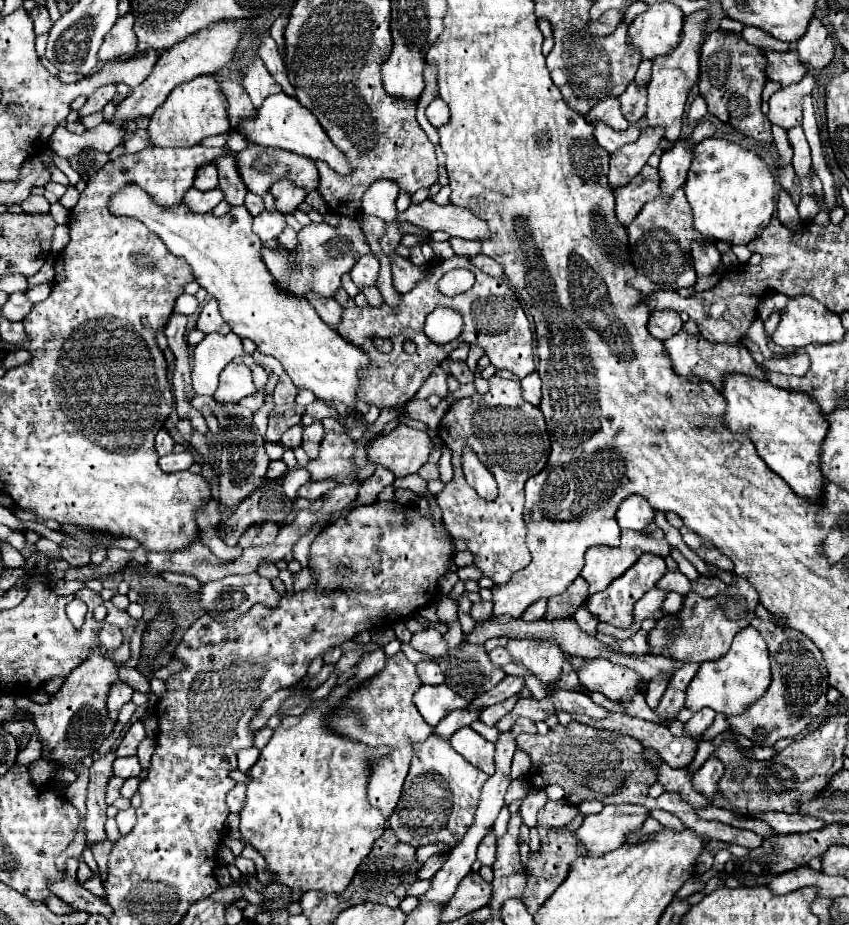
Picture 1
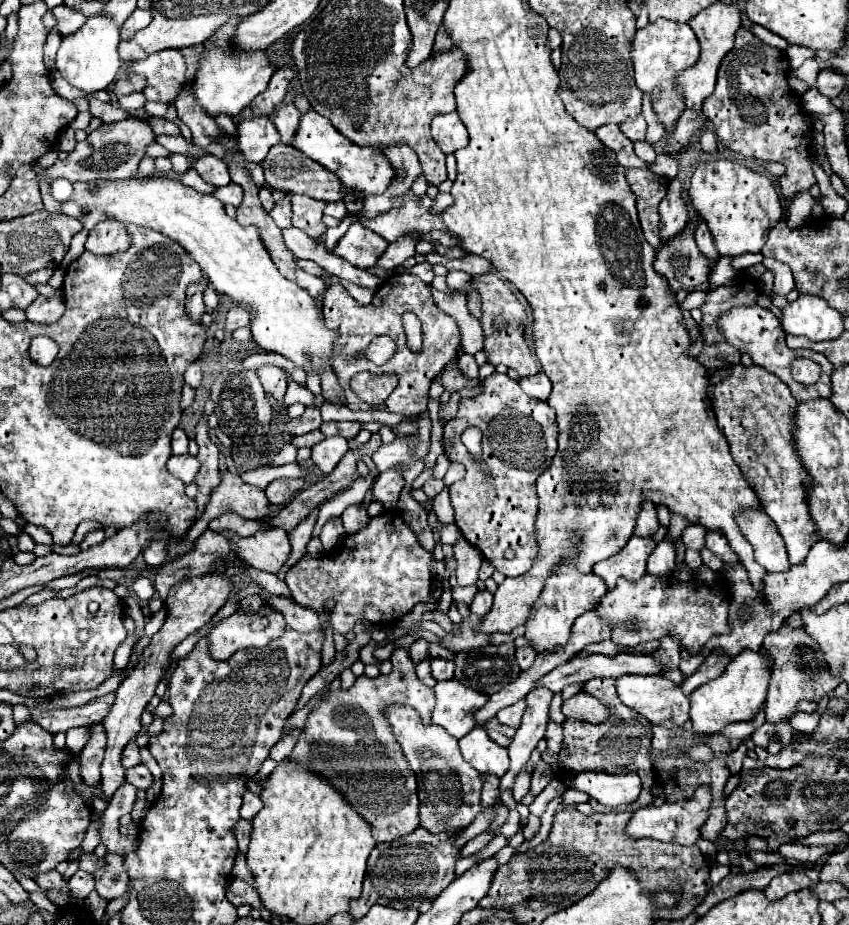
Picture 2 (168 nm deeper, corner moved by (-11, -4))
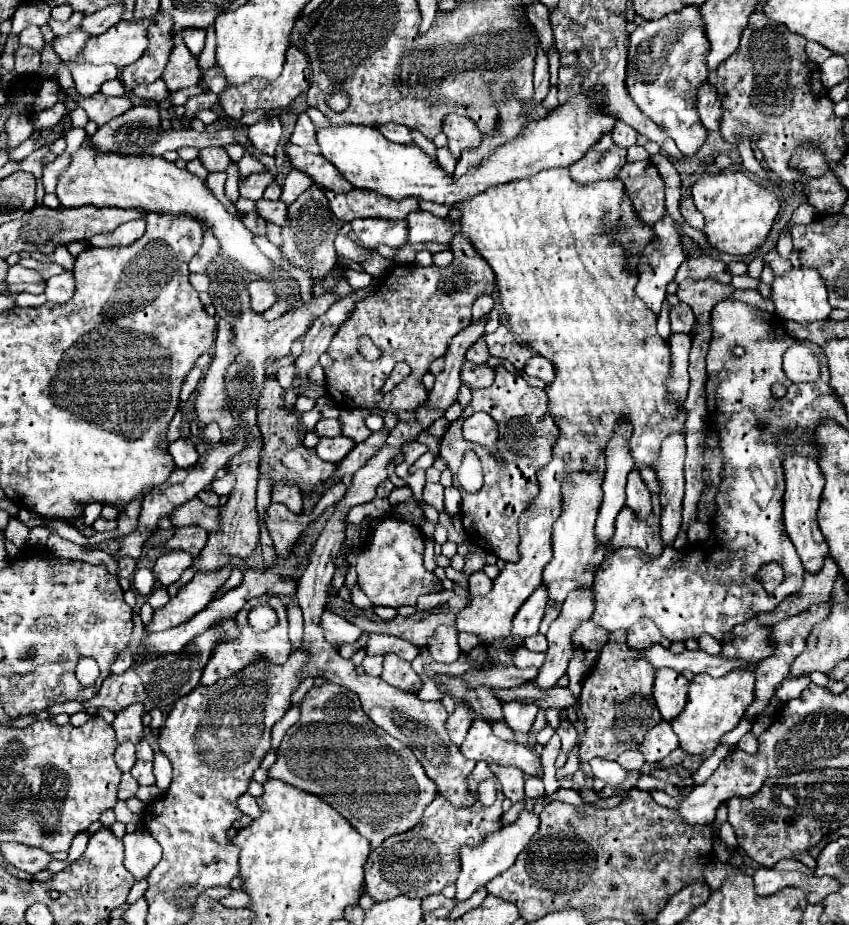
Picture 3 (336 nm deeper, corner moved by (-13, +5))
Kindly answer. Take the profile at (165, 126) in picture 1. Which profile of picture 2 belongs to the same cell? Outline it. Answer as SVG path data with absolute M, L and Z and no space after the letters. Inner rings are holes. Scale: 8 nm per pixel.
M230 19L224 27L220 27L204 43L202 65L196 73L196 81L194 81L194 87L192 87L192 93L194 93L194 99L198 101L198 105L214 119L220 117L220 115L228 115L230 119L238 117L238 113L246 105L250 105L256 95L260 95L268 87L268 81L274 73L274 67L270 65L268 55L264 51L246 53L246 55L232 55L230 33L234 33L238 21L240 19Z

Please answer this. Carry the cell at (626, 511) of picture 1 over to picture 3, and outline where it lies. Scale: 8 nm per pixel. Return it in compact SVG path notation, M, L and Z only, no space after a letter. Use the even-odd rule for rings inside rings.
M632 470L632 474L628 474L628 484L626 484L626 504L640 516L646 518L652 514L652 504L650 504L650 490L646 488L644 480L640 478L640 474L636 470Z

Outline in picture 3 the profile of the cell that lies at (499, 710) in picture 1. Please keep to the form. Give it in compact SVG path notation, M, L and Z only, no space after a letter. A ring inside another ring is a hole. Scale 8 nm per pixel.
M506 702L504 704L504 722L518 734L530 732L536 720L538 706L534 702Z

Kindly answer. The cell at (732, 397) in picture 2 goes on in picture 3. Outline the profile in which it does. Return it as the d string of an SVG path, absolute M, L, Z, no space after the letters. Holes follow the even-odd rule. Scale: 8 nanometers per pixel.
M788 456L784 462L784 476L786 476L786 492L784 492L784 524L786 524L786 532L804 564L804 568L810 574L816 574L822 570L824 560L830 556L828 552L828 544L818 528L816 522L816 512L818 512L818 504L820 504L820 496L822 496L822 488L824 488L824 476L820 472L818 462L804 458L804 456Z

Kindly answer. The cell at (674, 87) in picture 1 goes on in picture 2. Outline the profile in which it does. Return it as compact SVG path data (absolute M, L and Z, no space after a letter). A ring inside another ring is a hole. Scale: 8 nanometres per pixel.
M714 3L708 9L700 11L694 19L690 19L690 27L694 29L694 33L700 41L700 57L698 57L698 63L694 63L694 67L688 67L686 71L682 71L682 75L678 75L678 89L684 95L686 109L694 109L694 111L700 113L702 111L702 101L708 95L712 95L712 91L714 91L716 71L720 67L720 61L724 59L724 55L734 45L734 33L740 27L740 9L738 9L738 5Z

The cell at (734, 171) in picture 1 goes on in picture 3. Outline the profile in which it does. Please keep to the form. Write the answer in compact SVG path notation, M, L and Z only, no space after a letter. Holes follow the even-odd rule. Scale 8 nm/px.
M720 172L716 176L704 176L694 184L692 198L696 208L706 218L704 236L710 248L730 256L744 256L762 246L780 210L776 194L752 182L744 172Z

